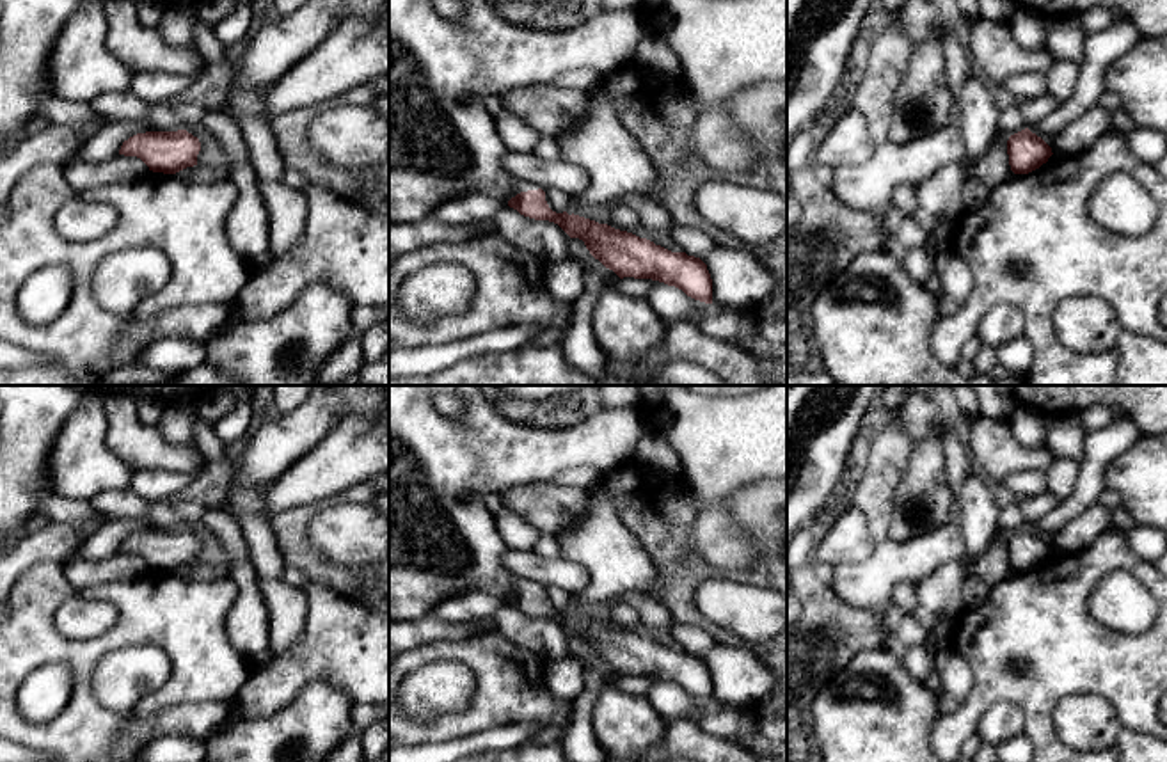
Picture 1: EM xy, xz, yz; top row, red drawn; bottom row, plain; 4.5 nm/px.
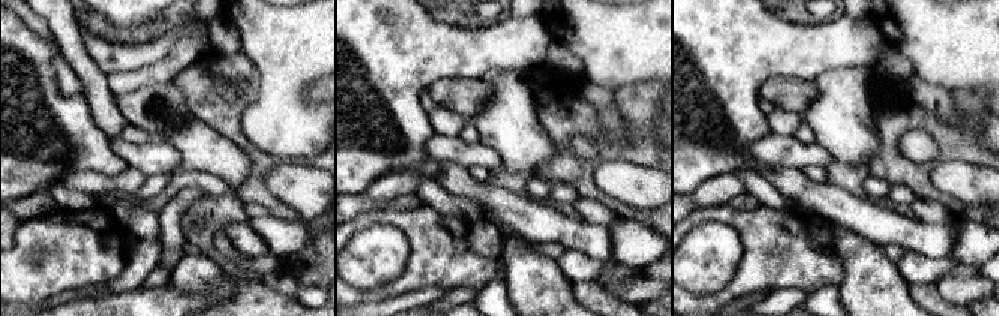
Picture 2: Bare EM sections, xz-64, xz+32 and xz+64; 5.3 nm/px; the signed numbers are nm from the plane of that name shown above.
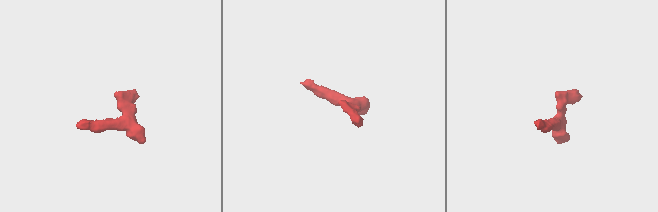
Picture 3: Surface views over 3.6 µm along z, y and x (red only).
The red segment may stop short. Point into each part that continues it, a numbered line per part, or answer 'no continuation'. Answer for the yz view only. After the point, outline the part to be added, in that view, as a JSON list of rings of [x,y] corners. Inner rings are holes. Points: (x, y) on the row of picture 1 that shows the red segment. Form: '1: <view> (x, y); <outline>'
no continuation

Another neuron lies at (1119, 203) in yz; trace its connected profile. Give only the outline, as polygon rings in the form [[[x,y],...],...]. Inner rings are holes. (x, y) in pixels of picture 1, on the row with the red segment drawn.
[[[1115,172],[1094,188],[1089,213],[1096,224],[1110,233],[1142,236],[1153,227],[1158,208],[1135,178]]]

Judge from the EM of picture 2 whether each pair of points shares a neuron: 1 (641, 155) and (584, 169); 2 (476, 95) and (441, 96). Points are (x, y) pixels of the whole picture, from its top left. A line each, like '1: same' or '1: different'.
1: same
2: same

